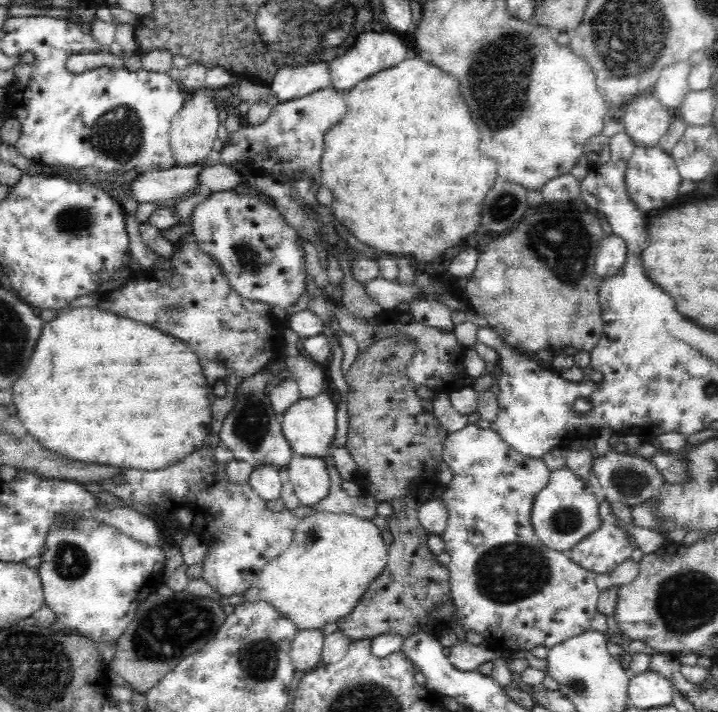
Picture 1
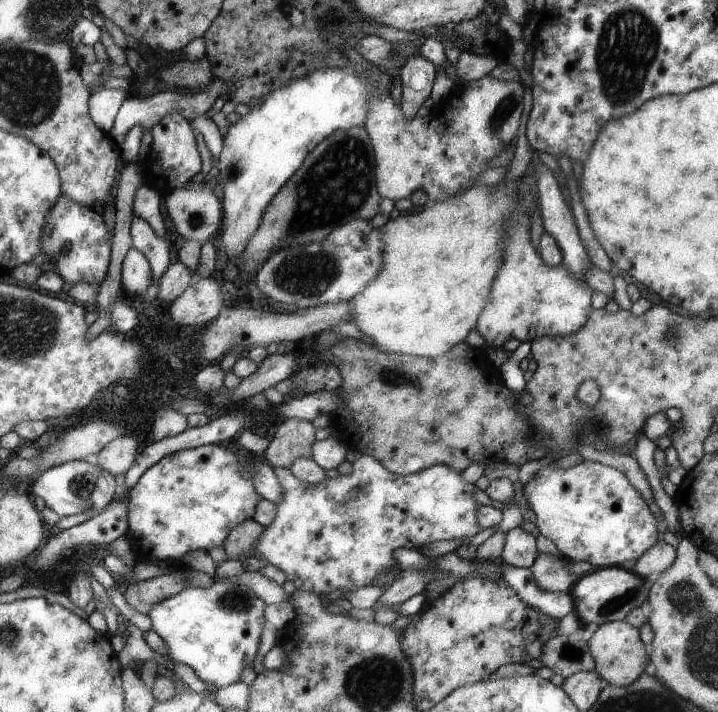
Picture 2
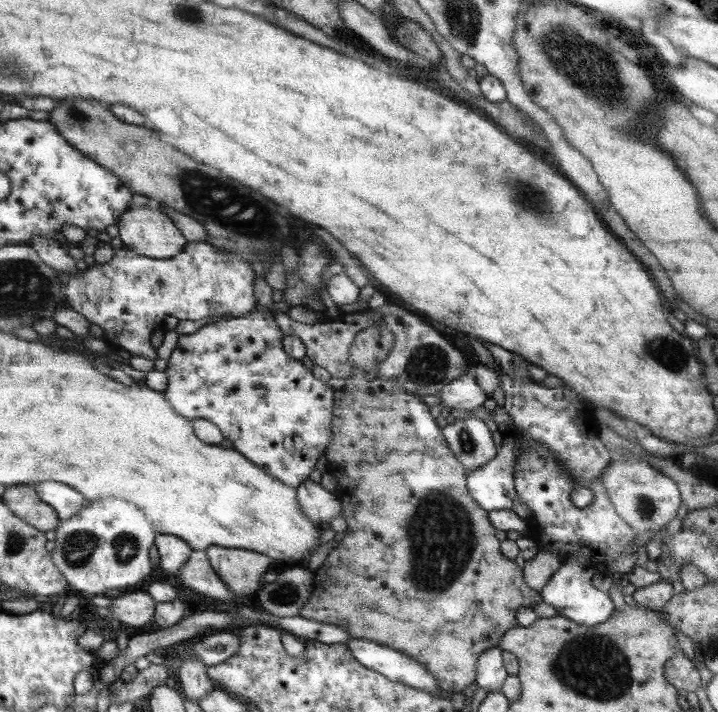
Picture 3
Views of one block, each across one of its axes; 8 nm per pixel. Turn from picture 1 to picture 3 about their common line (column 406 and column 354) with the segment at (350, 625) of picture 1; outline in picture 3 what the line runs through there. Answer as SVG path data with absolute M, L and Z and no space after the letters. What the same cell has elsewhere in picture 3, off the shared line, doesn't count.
M371 325L361 329L349 347L352 376L345 378L345 385L335 389L334 417L331 424L334 426L334 439L326 447L326 473L337 481L337 500L341 502L342 517L347 524L342 541L339 542L323 561L322 566L313 572L314 582L311 595L301 607L299 616L310 621L317 621L343 629L349 637L368 639L371 642L381 643L383 646L393 647L402 651L407 658L425 665L426 670L434 675L437 687L444 695L461 692L469 684L473 684L477 676L477 660L487 649L497 647L505 630L516 627L515 614L521 606L533 610L535 602L540 600L540 594L527 587L525 578L521 578L521 568L517 568L511 560L499 554L499 540L495 538L495 527L490 523L489 514L479 507L466 486L467 472L457 456L445 444L439 426L431 418L427 406L419 400L419 396L411 394L394 383L387 382L376 370L377 364L388 356L394 346L394 334L385 327Z

